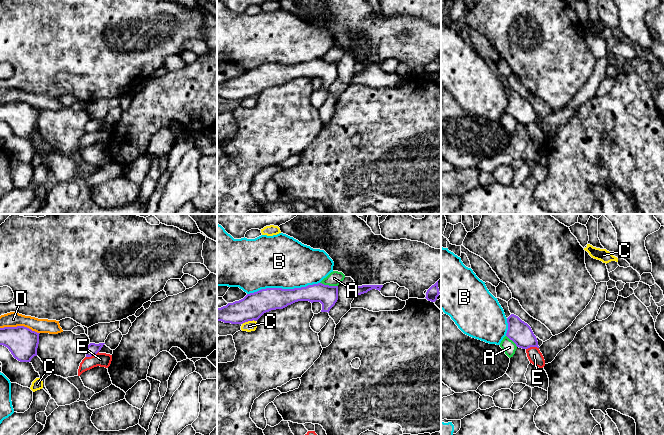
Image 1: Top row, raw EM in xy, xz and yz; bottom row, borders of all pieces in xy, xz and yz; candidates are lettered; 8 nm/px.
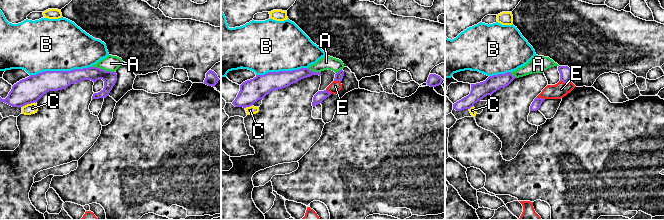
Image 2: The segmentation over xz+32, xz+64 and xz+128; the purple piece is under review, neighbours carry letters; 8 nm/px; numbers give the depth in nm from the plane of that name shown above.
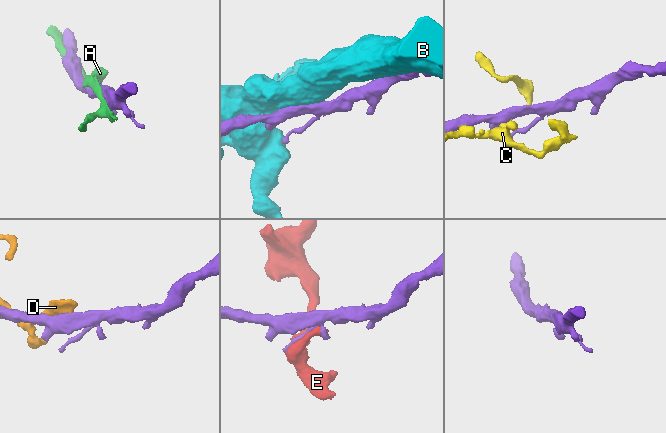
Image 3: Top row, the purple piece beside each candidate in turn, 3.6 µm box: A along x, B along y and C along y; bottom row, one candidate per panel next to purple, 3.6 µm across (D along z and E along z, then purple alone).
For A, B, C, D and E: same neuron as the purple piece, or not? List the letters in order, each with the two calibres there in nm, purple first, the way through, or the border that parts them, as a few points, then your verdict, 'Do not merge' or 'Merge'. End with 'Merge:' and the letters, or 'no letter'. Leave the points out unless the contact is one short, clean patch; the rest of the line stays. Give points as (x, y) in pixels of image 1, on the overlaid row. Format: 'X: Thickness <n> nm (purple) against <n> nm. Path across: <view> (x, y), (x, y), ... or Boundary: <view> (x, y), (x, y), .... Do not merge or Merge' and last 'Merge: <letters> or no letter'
A: Thickness 160 nm (purple) against 110 nm. Do not merge
B: Thickness 190 nm (purple) against 440 nm. Do not merge
C: Thickness 200 nm (purple) against 90 nm. Do not merge
D: Thickness 240 nm (purple) against 130 nm. Do not merge
E: Thickness 100 nm (purple) against 110 nm. Do not merge
Merge: no letter

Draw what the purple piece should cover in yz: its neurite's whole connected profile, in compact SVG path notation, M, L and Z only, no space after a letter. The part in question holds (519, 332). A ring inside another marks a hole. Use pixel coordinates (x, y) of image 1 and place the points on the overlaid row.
M511 314L507 318L507 323L508 330L506 336L512 340L517 347L522 349L528 349L530 347L539 348L537 338L527 323L514 314Z

